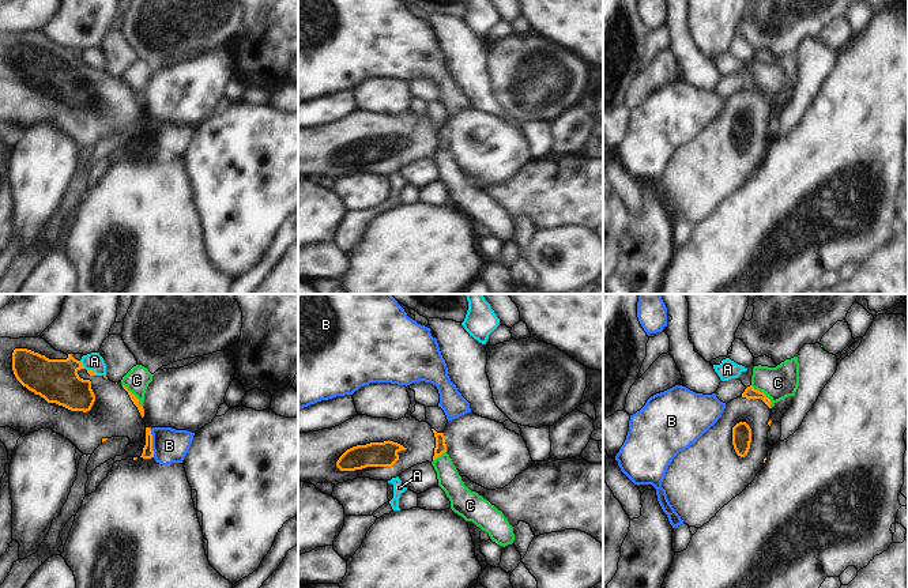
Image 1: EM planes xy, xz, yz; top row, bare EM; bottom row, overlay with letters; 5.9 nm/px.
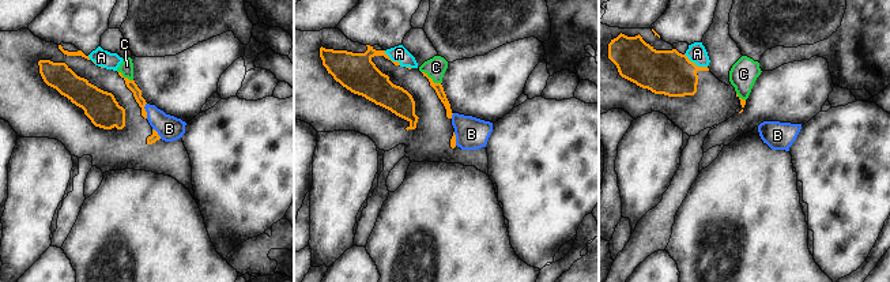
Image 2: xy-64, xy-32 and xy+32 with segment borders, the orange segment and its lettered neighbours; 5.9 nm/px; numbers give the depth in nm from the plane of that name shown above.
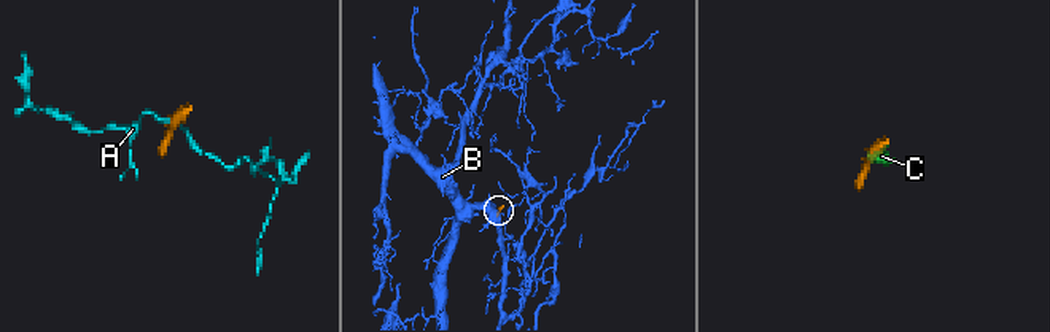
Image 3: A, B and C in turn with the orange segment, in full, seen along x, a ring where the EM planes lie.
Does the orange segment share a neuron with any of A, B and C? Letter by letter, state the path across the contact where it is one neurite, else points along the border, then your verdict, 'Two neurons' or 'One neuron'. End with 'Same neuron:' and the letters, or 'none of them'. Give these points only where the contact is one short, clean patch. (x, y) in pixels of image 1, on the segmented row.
A: Boundary: xy (79, 361), (85, 368). Two neurons
B: Boundary: xy (150, 429), (154, 456). Two neurons
C: Boundary: yz (750, 385), (769, 399), (771, 407). Two neurons
Same neuron: none of them.

